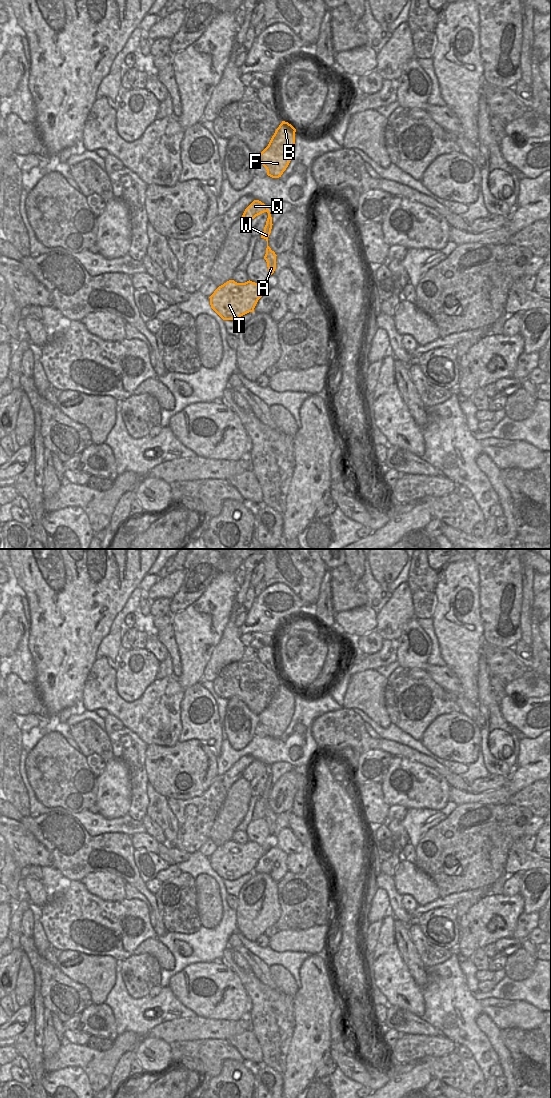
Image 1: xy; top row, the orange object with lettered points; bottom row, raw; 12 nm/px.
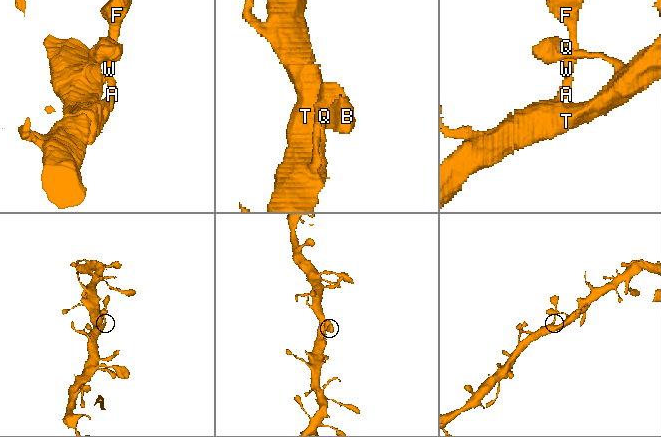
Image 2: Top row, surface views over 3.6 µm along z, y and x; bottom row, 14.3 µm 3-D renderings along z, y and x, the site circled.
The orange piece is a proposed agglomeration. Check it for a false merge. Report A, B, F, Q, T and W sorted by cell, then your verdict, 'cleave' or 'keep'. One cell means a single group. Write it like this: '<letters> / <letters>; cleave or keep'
A B F Q T W; keep

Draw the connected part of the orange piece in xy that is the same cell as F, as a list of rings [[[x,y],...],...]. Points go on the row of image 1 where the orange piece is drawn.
[[[282,121],[268,146],[258,155],[268,176],[279,178],[288,167],[295,151],[295,132],[291,124]]]

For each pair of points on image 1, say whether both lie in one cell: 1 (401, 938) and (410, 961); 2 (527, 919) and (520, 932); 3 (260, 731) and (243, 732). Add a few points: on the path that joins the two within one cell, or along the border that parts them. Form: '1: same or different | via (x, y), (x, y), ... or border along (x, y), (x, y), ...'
1: same | via (404, 944), (410, 955)
2: same | via (527, 922), (523, 929)
3: different | border along (258, 722), (254, 735)

